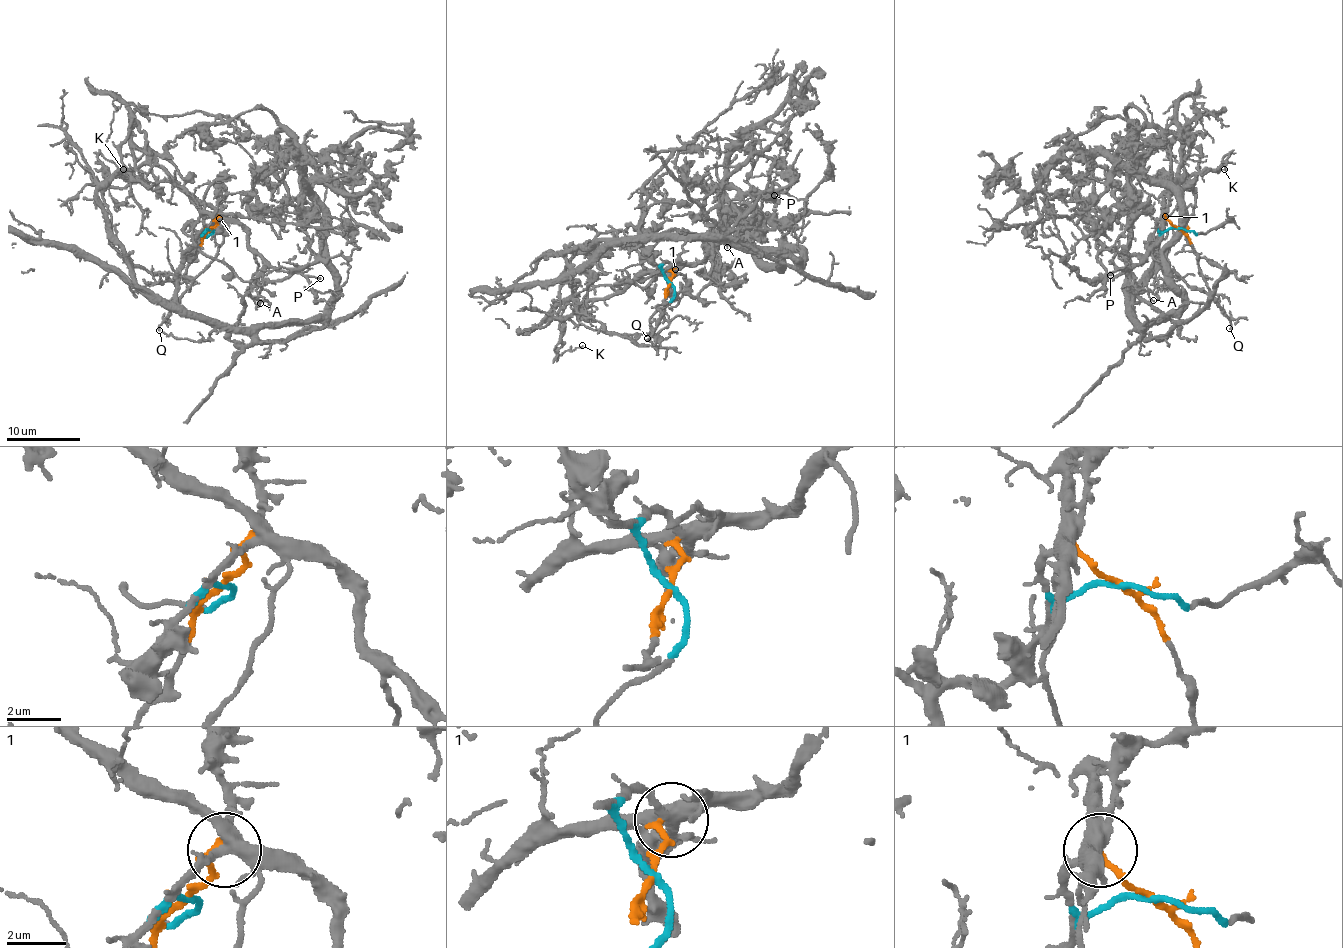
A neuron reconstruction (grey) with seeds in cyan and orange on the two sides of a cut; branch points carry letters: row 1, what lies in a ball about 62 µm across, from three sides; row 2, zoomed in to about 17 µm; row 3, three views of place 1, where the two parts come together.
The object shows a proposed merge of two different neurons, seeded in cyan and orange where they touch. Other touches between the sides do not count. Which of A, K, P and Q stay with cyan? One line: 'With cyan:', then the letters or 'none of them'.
With cyan: K

